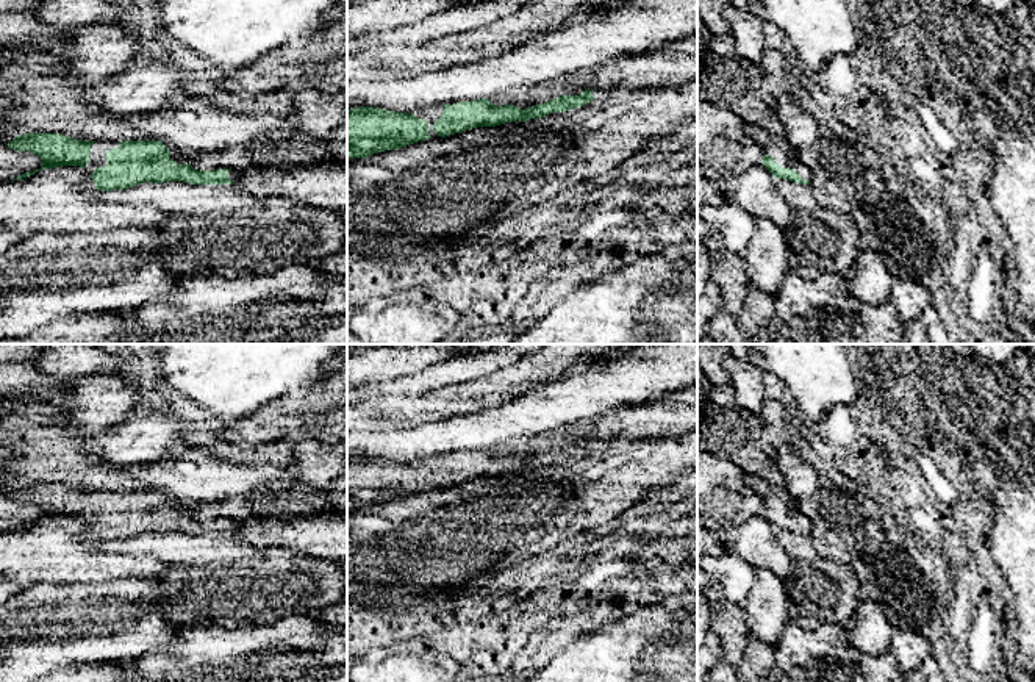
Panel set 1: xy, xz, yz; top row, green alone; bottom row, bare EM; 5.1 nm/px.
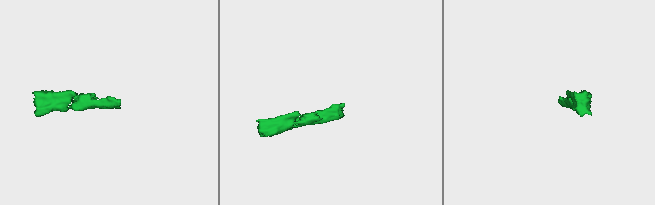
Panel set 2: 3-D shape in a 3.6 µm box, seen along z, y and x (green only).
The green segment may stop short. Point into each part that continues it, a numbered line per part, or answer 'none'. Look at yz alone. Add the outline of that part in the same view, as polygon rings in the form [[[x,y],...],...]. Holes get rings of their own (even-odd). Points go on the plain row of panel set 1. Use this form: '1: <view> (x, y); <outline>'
1: yz (776, 496); [[[747,476],[746,483],[782,518],[796,521],[804,530],[810,530],[810,521],[799,512],[797,501],[790,496],[785,485],[771,485],[758,476]]]

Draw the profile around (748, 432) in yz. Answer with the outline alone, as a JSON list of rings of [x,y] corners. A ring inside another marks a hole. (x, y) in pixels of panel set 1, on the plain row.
[[[747,413],[746,419],[735,421],[735,443],[747,461],[752,463],[750,474],[765,479],[771,485],[783,485],[783,477],[774,458],[765,452],[763,446],[765,422],[760,413]]]

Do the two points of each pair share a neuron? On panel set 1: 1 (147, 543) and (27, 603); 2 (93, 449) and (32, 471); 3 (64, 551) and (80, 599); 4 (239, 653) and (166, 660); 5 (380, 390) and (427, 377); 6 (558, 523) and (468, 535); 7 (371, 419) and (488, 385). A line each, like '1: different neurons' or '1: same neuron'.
1: different neurons
2: different neurons
3: different neurons
4: same neuron
5: same neuron
6: same neuron
7: same neuron

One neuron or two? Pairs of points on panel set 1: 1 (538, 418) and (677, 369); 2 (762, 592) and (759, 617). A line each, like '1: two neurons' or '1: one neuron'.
1: one neuron
2: one neuron

